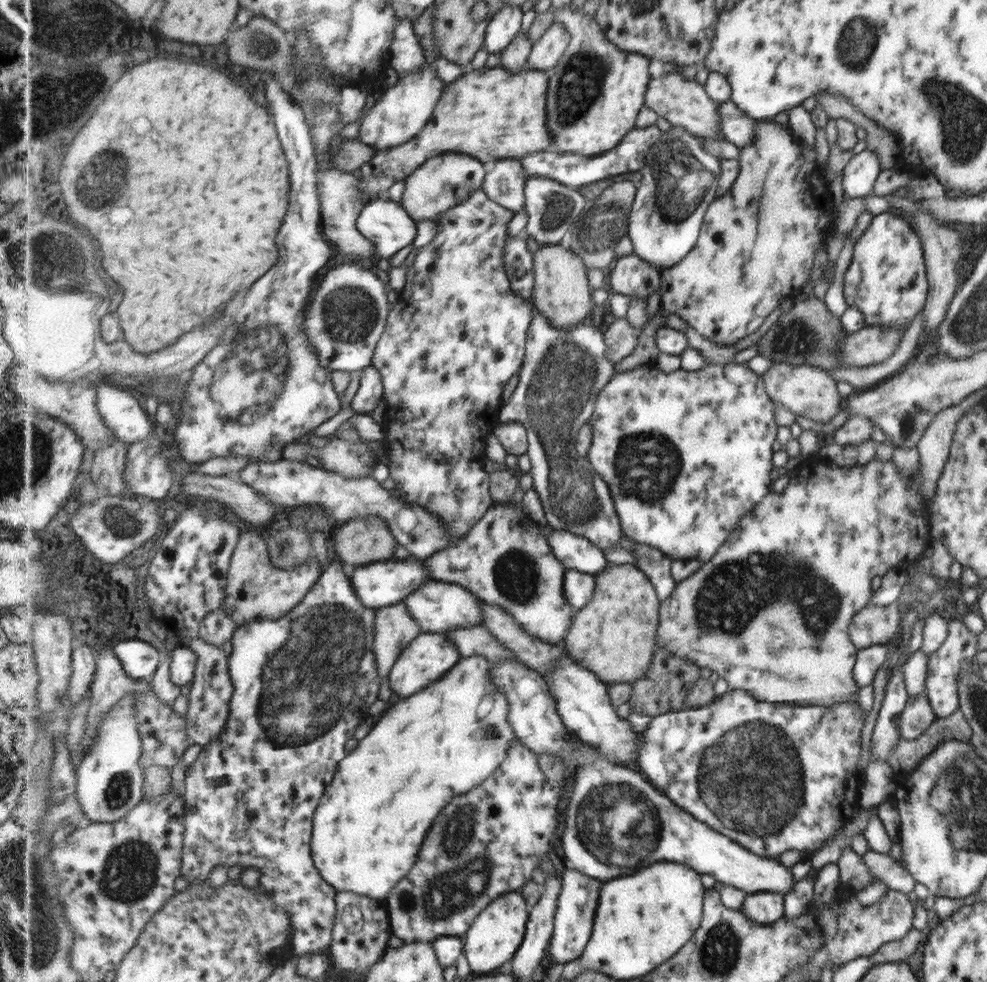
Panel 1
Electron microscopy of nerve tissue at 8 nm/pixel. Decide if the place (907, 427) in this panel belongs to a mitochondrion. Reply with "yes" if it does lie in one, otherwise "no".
yes

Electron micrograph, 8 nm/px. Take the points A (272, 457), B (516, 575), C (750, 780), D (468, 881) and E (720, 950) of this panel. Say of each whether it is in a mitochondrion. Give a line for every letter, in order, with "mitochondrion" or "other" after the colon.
A: other
B: mitochondrion
C: mitochondrion
D: mitochondrion
E: mitochondrion

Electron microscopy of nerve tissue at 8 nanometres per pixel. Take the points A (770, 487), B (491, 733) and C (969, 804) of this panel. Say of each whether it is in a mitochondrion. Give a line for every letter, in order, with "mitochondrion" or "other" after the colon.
A: other
B: mitochondrion
C: mitochondrion

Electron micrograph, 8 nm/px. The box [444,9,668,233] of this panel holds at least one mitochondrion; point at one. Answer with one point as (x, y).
(582, 77)

